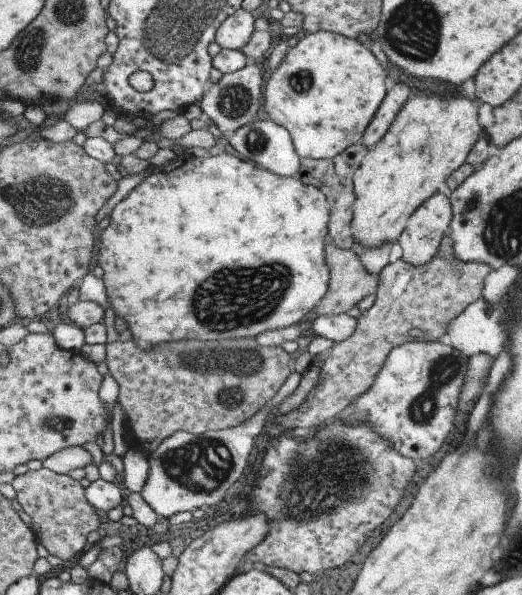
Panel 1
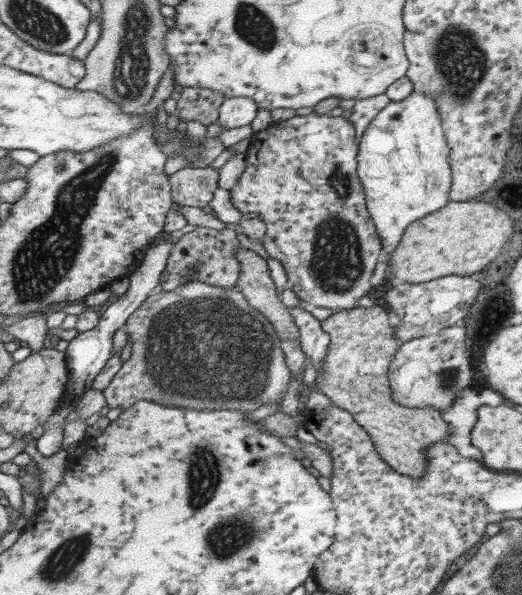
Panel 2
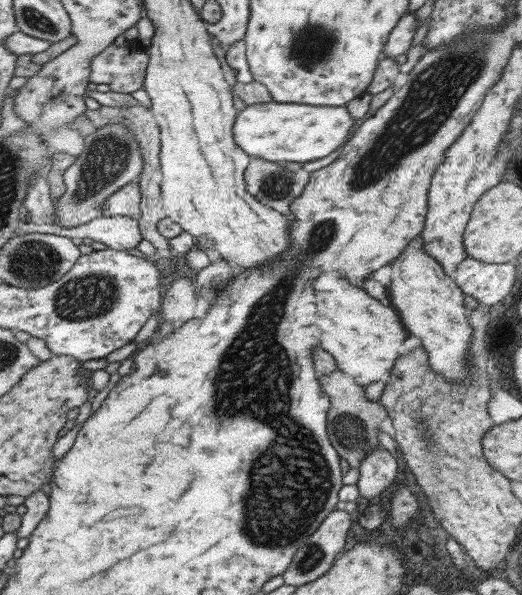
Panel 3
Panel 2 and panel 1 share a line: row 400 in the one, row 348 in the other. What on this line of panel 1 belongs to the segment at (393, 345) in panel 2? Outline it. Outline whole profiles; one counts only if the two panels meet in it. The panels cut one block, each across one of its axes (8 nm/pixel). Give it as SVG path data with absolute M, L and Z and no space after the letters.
M449 234L439 242L437 254L423 266L411 266L403 260L387 264L379 274L379 294L375 294L375 302L371 304L371 308L361 312L361 316L355 324L355 334L345 342L337 342L325 354L325 358L323 358L323 378L319 378L313 392L309 392L309 396L303 398L305 400L303 406L299 406L297 410L293 410L289 414L279 414L271 422L275 422L277 426L283 426L285 430L295 430L295 428L305 428L305 430L309 428L311 430L311 428L321 428L327 422L331 422L351 402L355 402L355 398L359 398L363 392L367 392L367 390L371 390L371 386L375 386L375 378L379 376L379 370L383 370L383 366L387 364L387 358L391 356L391 350L395 350L395 346L403 346L405 342L429 342L429 340L437 342L437 338L445 334L447 324L469 302L481 298L483 280L487 278L489 272L491 272L491 268L487 264L459 262L453 256Z

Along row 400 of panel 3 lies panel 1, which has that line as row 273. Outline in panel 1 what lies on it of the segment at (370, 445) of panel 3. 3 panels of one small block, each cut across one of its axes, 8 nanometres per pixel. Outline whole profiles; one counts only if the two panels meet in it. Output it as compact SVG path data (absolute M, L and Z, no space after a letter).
M331 238L327 244L327 264L331 268L331 290L327 290L327 298L323 298L323 302L319 302L319 306L315 308L317 316L349 314L349 310L353 306L357 306L363 300L363 296L371 296L375 290L379 290L379 276L365 272L365 268L361 266L359 252L357 250L343 250L343 248L335 246L331 242Z

